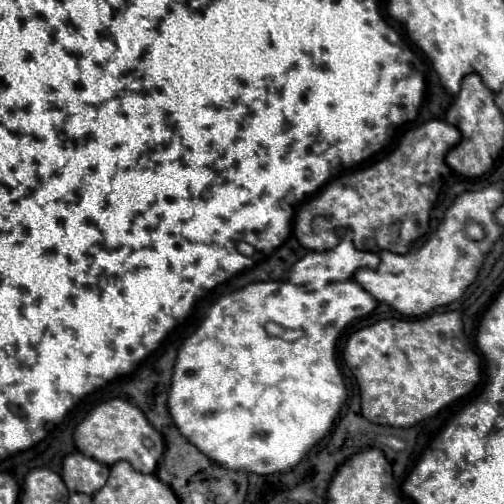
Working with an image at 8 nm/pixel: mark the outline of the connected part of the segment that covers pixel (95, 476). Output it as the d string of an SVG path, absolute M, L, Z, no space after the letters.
M73 452L63 460L61 478L69 492L83 492L91 496L105 486L109 478L109 466L87 458L81 452Z

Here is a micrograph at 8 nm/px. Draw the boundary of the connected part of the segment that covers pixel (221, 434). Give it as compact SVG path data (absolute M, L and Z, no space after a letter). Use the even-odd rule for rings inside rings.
M353 280L333 282L315 292L303 292L289 282L253 282L219 298L177 354L167 400L173 424L205 456L229 470L267 476L295 468L325 438L347 400L347 388L335 362L337 338L349 322L367 316L375 306L373 296ZM267 322L283 328L311 328L311 336L295 342L271 338L265 332Z

